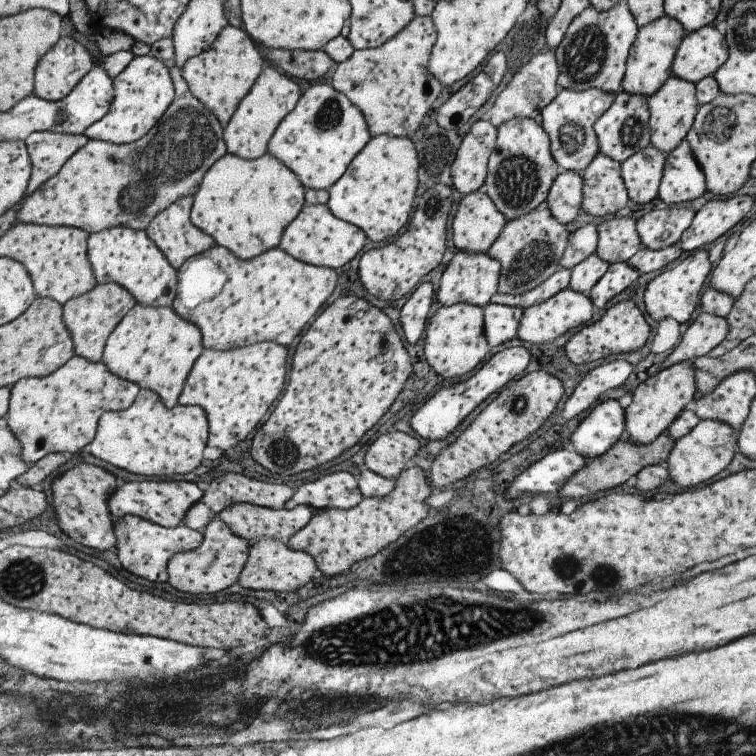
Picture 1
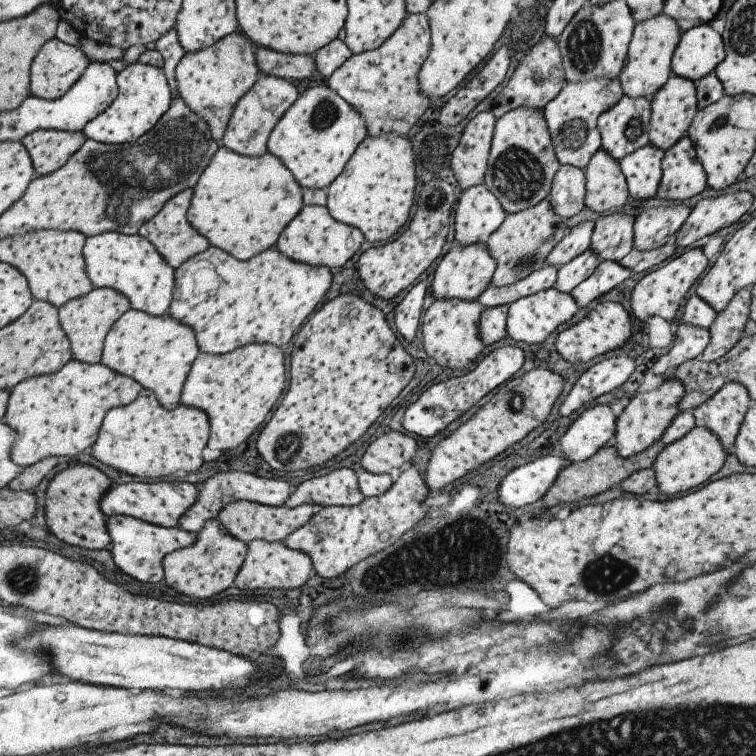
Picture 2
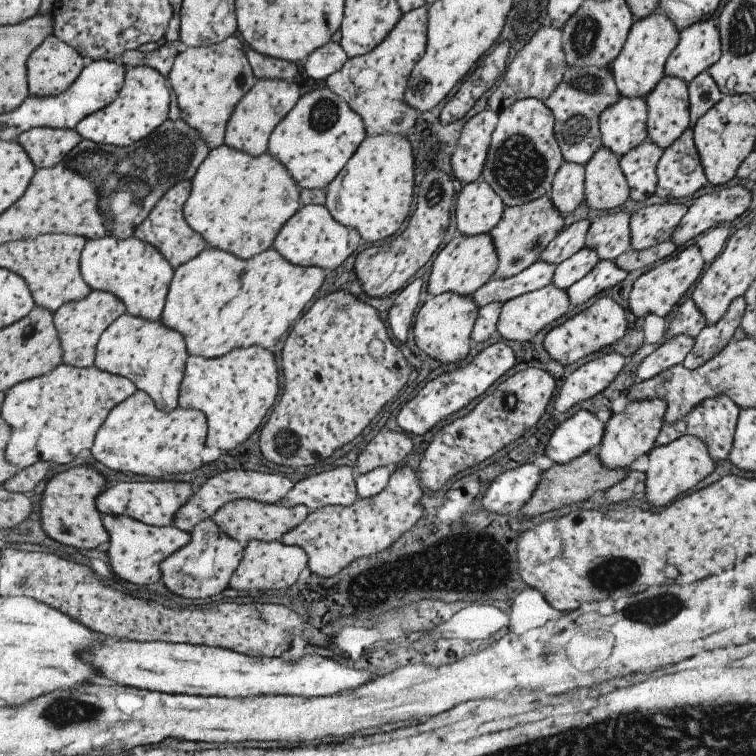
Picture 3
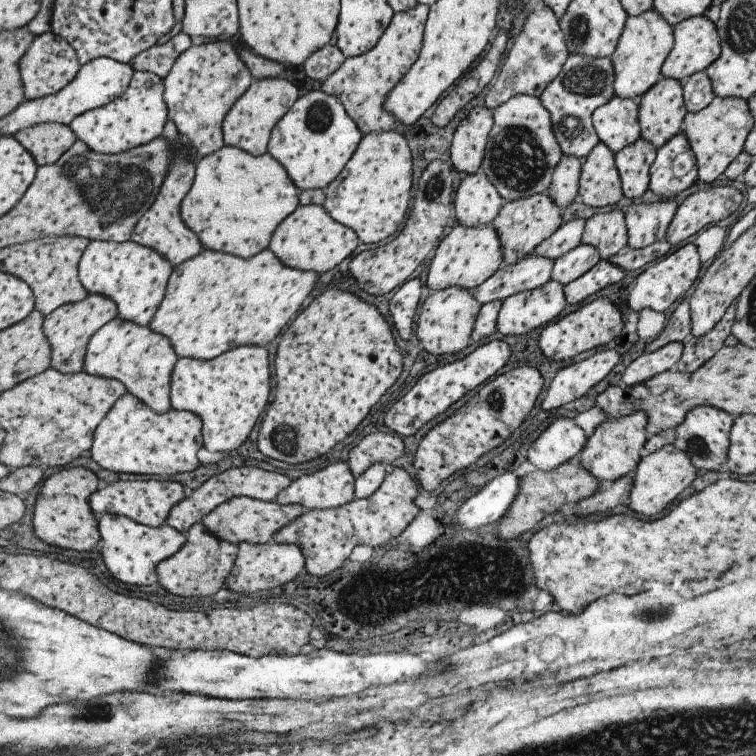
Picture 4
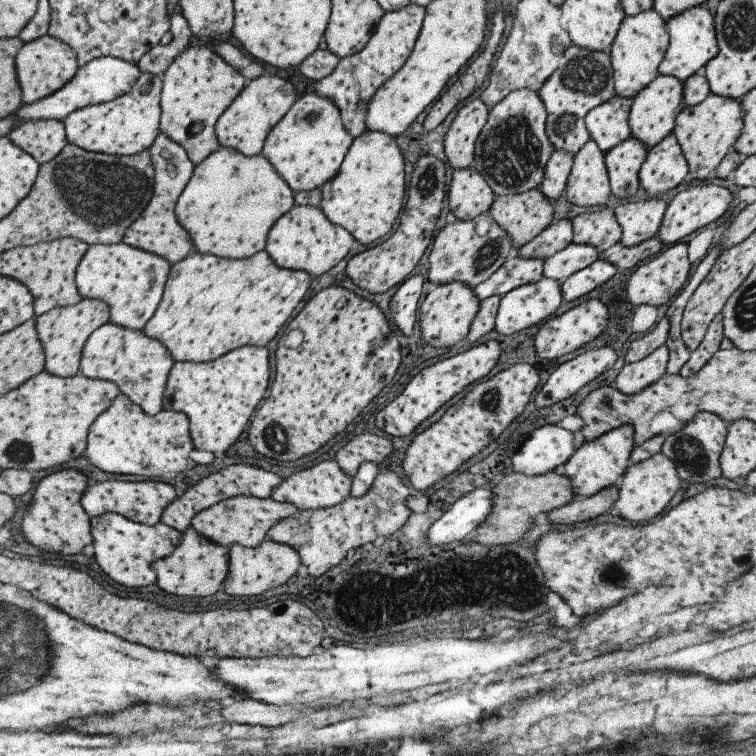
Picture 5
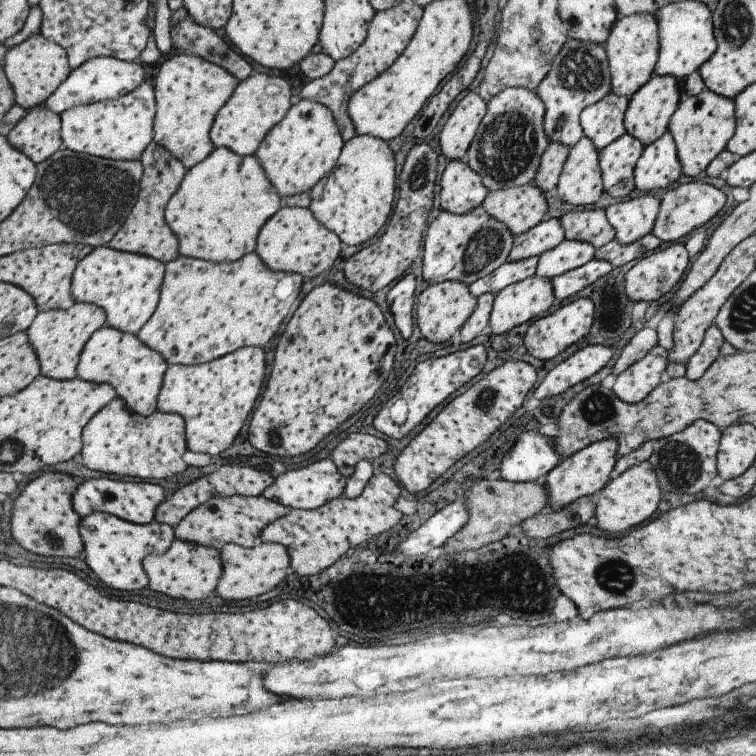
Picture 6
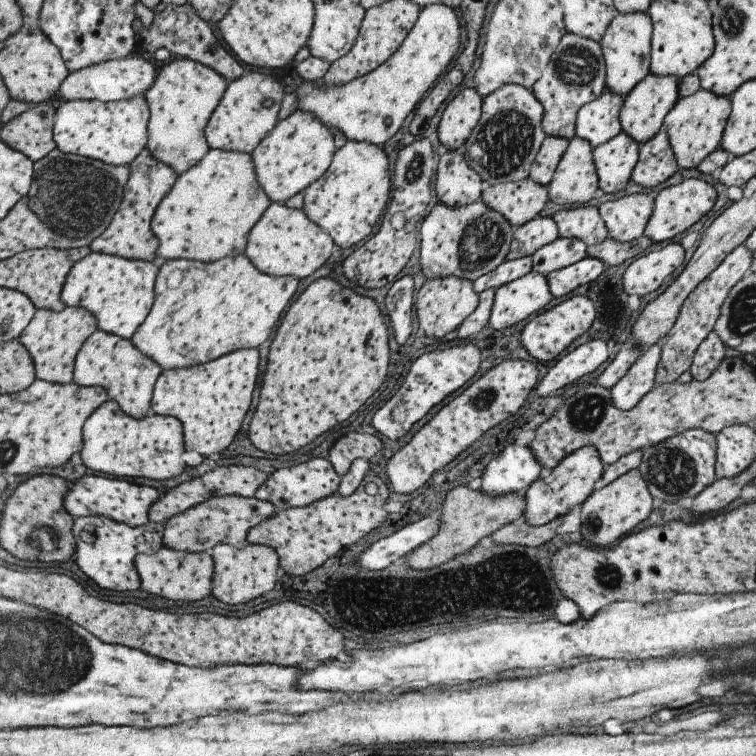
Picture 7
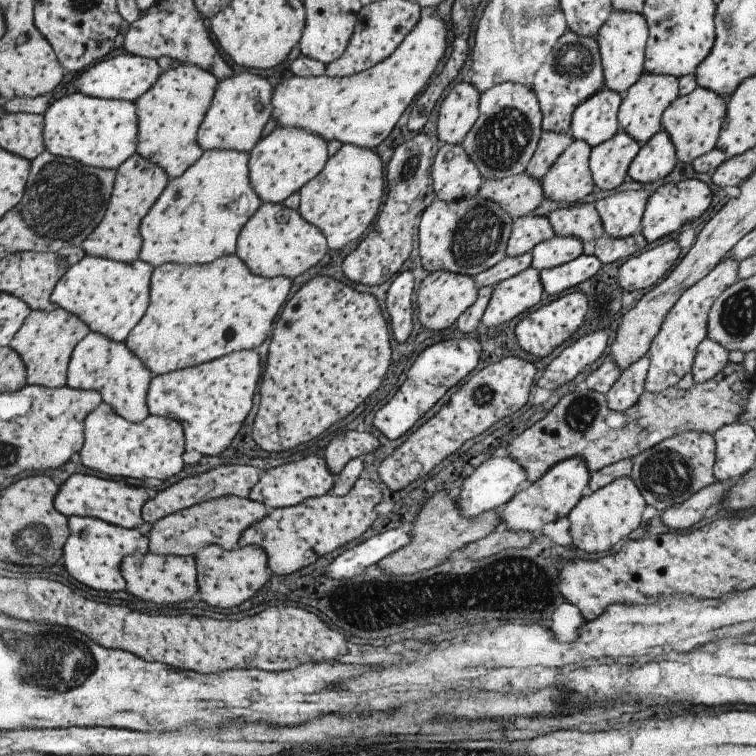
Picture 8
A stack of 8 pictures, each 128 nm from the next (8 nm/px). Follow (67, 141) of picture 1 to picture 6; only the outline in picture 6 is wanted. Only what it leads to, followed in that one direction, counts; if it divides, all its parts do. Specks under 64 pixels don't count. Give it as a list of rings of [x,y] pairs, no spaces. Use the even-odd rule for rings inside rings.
[[[41,105],[33,107],[5,137],[31,162],[43,162],[62,147],[59,115]]]

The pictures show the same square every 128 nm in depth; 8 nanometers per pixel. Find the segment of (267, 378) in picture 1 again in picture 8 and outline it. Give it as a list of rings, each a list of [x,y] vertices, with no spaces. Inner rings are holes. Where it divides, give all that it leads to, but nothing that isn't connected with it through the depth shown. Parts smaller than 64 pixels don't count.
[[[253,349],[233,351],[197,366],[152,375],[146,392],[146,407],[149,415],[169,417],[180,423],[185,452],[221,455],[253,406],[252,392],[255,392],[257,378],[257,352]]]

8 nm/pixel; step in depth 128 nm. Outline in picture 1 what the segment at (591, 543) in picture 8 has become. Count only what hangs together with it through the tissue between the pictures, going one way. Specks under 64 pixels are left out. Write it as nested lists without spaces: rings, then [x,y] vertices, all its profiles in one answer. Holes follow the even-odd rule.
[[[698,419],[697,424],[685,436],[675,439],[665,465],[672,482],[681,488],[693,488],[717,476],[733,458],[738,437],[727,423],[711,419]]]

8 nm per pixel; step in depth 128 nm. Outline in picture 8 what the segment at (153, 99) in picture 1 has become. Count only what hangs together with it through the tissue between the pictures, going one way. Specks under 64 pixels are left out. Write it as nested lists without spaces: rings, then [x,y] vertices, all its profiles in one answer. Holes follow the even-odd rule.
[[[81,93],[55,99],[43,112],[44,148],[58,157],[71,157],[85,166],[114,171],[136,152],[137,117],[134,102],[121,99],[98,99]]]

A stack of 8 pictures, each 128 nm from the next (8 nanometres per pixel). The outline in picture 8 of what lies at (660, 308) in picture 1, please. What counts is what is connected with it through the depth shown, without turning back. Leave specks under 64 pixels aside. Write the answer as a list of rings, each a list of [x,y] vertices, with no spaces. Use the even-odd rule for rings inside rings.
[[[667,240],[644,252],[640,251],[629,257],[618,268],[617,284],[622,288],[623,293],[653,286],[675,266],[679,258],[679,251],[678,242],[674,240]]]

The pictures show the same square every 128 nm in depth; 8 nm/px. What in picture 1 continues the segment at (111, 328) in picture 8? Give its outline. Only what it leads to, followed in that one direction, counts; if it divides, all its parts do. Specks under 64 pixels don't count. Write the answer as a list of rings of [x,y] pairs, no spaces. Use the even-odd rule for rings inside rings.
[[[112,226],[91,233],[86,242],[86,253],[96,282],[117,283],[132,295],[136,303],[154,307],[169,307],[176,297],[176,270],[167,262],[165,255],[147,238],[144,230]]]

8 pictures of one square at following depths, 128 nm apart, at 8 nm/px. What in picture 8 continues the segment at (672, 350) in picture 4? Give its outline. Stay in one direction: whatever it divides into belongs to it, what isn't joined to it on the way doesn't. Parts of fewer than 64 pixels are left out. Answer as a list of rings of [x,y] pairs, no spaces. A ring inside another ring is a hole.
[[[645,354],[621,371],[620,377],[604,394],[606,405],[612,411],[625,412],[637,402],[637,398],[645,391],[644,380],[646,379],[649,363],[650,358]]]

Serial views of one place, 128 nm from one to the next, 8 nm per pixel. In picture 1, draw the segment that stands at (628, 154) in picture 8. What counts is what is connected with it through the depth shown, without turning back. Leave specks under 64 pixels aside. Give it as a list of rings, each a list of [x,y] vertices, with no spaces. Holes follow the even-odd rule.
[[[649,144],[620,163],[621,180],[628,200],[645,204],[657,197],[665,157],[665,154]]]

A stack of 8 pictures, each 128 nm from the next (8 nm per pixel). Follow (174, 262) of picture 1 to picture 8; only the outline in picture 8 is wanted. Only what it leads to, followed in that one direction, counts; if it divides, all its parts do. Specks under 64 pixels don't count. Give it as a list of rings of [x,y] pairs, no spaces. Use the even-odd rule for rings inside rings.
[[[133,153],[116,168],[115,172],[116,176],[109,195],[107,210],[101,222],[85,238],[80,247],[85,255],[130,263],[137,259],[140,253],[142,238],[138,226],[141,219],[163,192],[169,178],[160,166],[144,159],[139,153]]]

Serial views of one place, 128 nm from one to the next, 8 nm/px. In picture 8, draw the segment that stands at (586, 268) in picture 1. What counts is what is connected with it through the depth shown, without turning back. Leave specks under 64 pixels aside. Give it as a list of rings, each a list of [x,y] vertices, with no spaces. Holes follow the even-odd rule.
[[[558,237],[537,243],[531,250],[530,267],[537,271],[569,262],[582,254],[582,241],[575,237]]]

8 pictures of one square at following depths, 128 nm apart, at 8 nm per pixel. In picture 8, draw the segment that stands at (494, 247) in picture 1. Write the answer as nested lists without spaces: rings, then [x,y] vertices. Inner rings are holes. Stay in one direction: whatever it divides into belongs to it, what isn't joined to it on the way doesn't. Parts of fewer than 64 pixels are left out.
[[[526,173],[487,179],[479,187],[477,196],[495,202],[513,220],[531,214],[544,199],[540,181]]]

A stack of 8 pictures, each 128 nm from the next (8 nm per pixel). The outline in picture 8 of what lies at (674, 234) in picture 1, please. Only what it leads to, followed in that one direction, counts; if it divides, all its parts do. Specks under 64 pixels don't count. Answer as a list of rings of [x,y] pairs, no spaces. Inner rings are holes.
[[[626,190],[594,202],[604,234],[624,239],[637,232],[647,202],[645,191]]]

